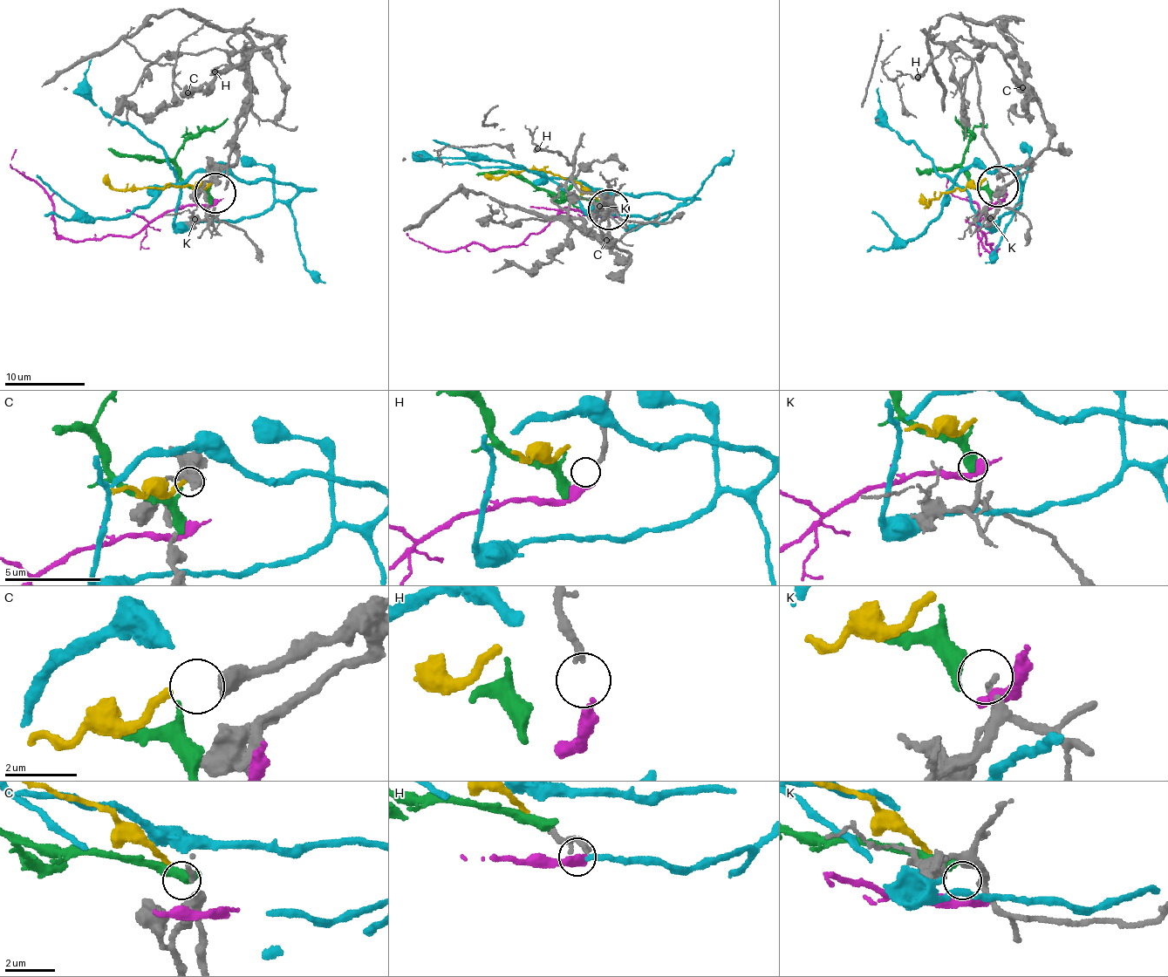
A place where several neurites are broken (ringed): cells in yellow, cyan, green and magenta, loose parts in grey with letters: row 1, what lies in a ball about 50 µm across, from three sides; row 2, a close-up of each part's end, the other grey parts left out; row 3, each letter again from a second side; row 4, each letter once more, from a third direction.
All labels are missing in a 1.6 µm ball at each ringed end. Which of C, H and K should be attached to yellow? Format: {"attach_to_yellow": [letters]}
{"attach_to_yellow": ["C"]}

